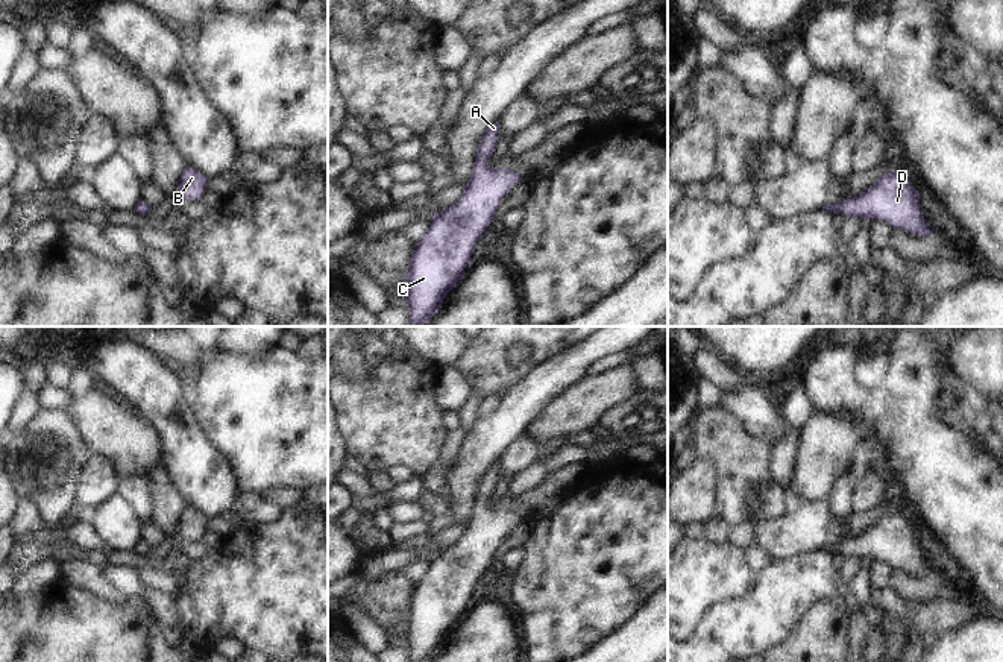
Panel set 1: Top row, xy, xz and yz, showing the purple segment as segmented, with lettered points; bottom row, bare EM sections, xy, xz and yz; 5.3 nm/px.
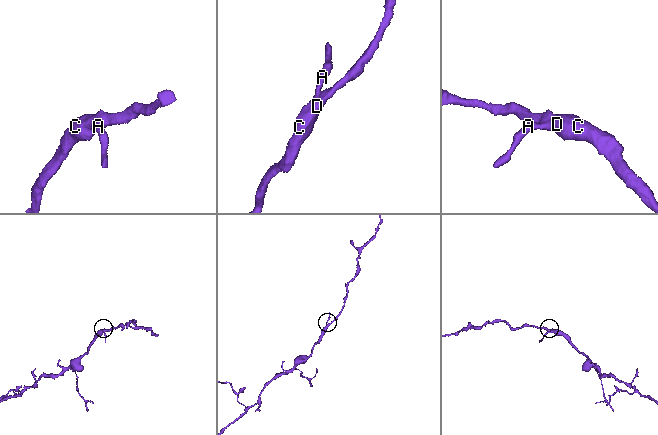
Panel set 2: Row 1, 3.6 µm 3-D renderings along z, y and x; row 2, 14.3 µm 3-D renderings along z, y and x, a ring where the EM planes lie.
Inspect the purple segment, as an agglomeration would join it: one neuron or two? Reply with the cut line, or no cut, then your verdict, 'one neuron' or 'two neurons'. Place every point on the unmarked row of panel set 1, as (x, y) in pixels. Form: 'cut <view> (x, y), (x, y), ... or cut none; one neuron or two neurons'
cut none; one neuron

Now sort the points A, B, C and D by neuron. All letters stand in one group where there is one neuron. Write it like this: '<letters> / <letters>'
A B C D

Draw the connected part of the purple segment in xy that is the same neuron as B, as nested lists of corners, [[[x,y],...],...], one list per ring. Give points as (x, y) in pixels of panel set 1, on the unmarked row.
[[[187,507],[181,513],[178,533],[171,539],[173,545],[176,547],[178,544],[190,541],[200,541],[208,522],[209,518],[206,518],[203,513],[197,512],[193,507]]]

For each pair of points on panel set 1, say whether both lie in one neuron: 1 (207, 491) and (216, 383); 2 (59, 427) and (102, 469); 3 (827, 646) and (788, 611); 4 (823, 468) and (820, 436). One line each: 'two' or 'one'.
1: two
2: two
3: two
4: one

